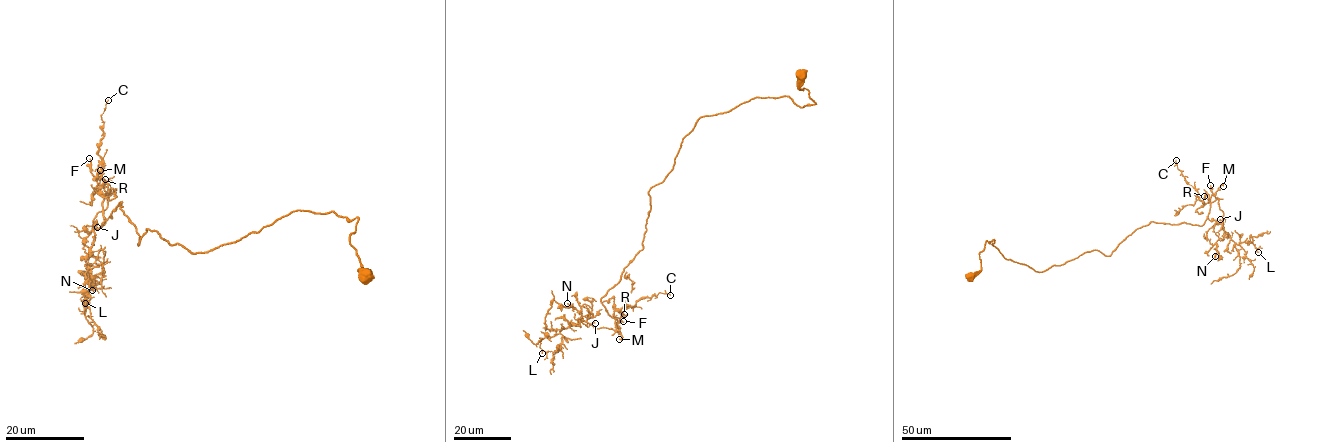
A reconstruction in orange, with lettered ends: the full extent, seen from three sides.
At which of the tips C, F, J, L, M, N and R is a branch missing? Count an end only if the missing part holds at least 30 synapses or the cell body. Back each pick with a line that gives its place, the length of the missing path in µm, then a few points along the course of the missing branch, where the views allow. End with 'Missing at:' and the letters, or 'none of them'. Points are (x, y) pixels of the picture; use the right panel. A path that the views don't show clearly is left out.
M: (1223, 186) | 45 µm | (1223, 186), (1231, 173), (1226, 164), (1230, 147), (1238, 151), (1246, 143), (1251, 145), (1254, 132)
Missing at: M

